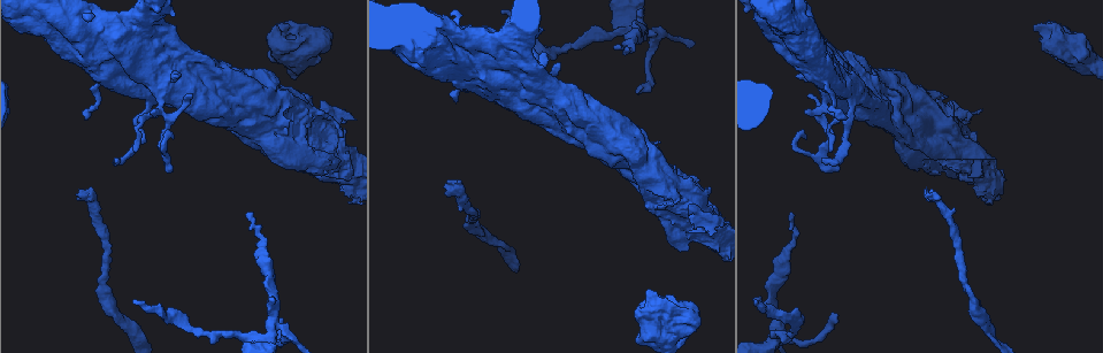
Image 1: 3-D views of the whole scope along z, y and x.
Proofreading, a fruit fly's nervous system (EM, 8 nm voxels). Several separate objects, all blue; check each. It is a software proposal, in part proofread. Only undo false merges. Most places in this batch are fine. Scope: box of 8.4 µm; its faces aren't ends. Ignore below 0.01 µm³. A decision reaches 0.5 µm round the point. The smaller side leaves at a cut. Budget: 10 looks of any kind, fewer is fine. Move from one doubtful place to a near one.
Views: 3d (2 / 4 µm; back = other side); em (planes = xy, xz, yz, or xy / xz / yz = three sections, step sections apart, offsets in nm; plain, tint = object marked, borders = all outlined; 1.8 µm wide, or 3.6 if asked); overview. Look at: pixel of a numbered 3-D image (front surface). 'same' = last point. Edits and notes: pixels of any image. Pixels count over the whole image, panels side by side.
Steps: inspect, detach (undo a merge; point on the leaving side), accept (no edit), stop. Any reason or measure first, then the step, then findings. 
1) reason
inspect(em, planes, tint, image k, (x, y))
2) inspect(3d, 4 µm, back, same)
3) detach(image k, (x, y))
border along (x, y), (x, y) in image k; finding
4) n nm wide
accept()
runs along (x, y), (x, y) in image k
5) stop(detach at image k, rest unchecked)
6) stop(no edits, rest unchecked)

calibre changes
inspect(em, 3.6 µm, xz, step 16, tint, image 1, (301, 45))

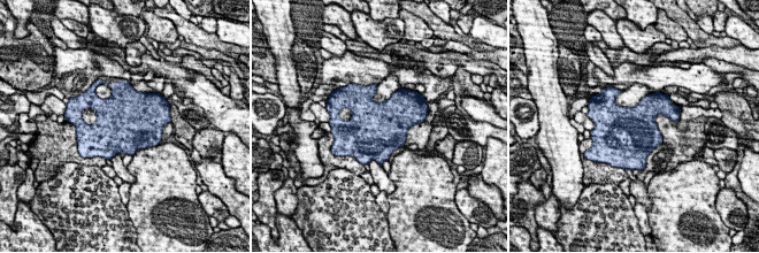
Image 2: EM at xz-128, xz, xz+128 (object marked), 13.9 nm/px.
inspect(em, 3.6 µm, planes, tint, same)

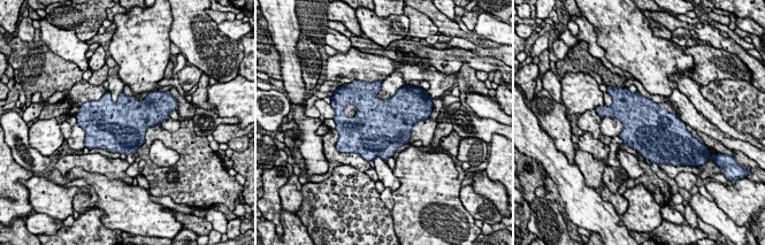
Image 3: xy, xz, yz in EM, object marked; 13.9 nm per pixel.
accept()
continuous, no second neuron

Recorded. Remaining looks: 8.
touches itself
inspect(3d, 4 µm, image 1, (958, 122))

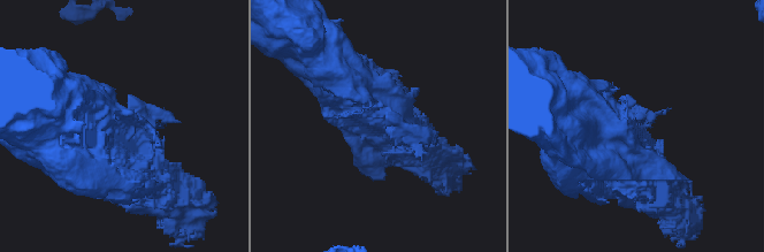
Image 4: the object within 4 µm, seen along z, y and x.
inspect(em, 3.6 µm, yz, step 8, borders, image 4, (137, 128))

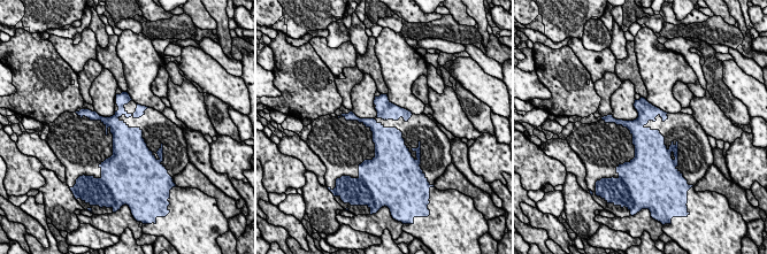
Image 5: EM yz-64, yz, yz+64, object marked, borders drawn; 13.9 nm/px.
cut it another way
inspect(em, 3.6 µm, planes, borders, same)

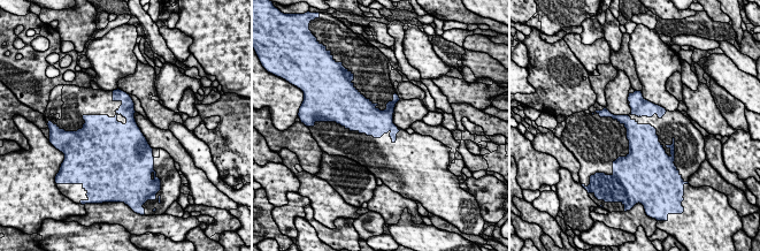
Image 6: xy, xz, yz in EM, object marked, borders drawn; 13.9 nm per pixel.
320 nm wide
accept()
continuous, no second neuron

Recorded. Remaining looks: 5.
calibre changes
inspect(3d, 4 µm, image 1, (289, 333))

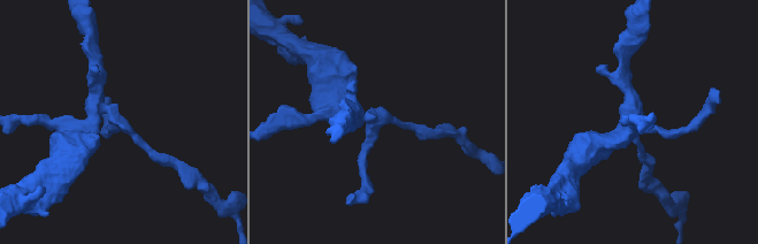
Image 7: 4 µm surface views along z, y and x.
4 arms
inspect(em, 3.6 µm, planes, tint, image 7, (115, 117))

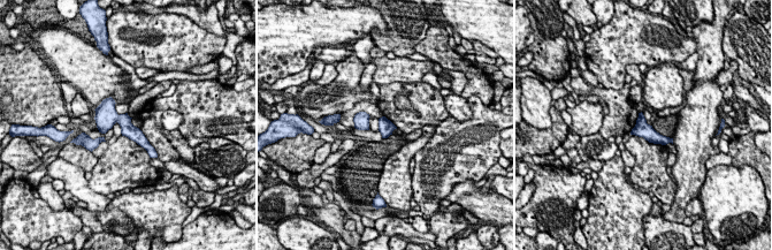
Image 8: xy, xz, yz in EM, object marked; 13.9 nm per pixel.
accept()
runs along (107, 103), (108, 108), (151, 151) in image 8; all the same neuron

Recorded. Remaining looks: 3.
sudden change in width
inspect(em, 3.6 µm, yz, step 16, tint, image 1, (260, 244))

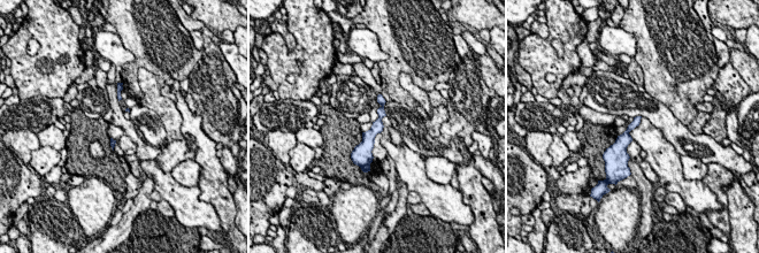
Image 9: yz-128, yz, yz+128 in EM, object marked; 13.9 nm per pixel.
cut it another way
inspect(em, 3.6 µm, xz, step 4, borders, same)

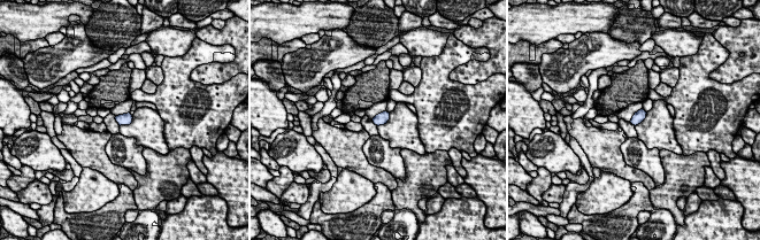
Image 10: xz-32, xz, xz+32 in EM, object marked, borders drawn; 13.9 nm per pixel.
accept()
all the same neuron

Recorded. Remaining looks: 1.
stop(no edits, rest unchecked)

